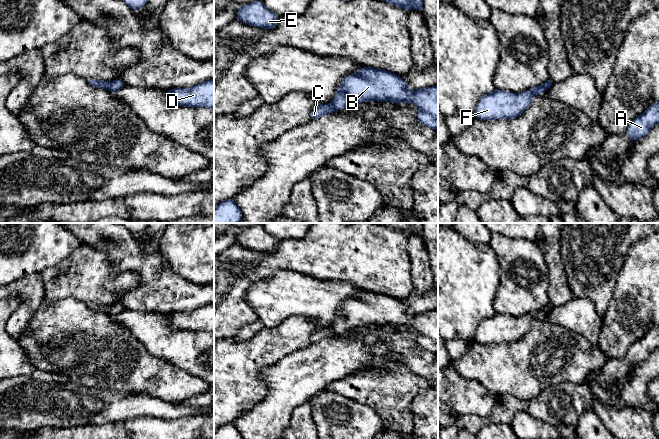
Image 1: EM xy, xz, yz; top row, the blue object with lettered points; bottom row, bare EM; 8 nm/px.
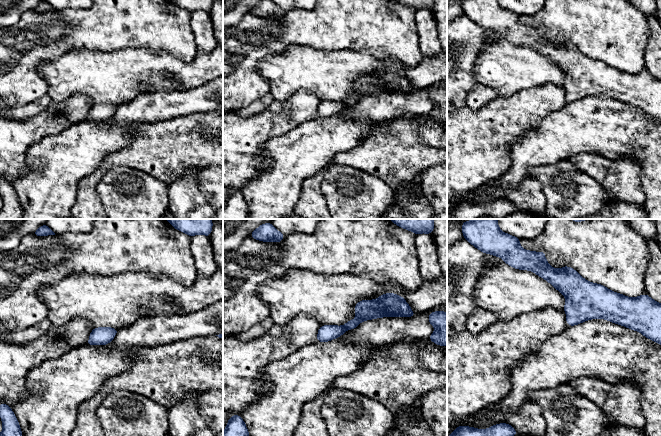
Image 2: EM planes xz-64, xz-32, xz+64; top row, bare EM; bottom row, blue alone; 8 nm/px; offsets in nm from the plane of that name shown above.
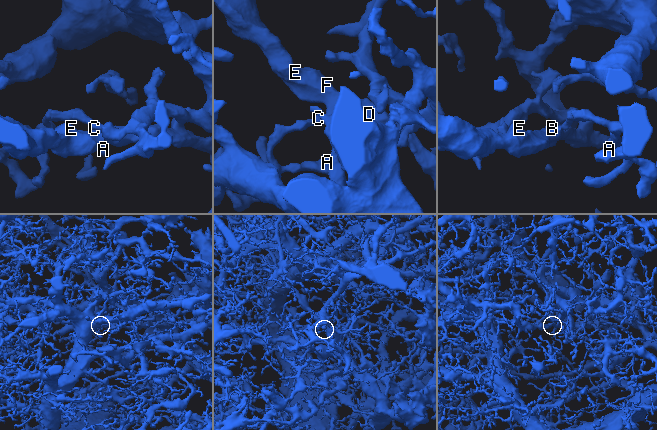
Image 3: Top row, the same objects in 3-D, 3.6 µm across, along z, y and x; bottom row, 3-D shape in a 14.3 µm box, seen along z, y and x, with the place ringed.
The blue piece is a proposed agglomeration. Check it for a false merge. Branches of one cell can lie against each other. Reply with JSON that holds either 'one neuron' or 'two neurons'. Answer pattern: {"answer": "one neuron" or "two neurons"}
{"answer": "two neurons"}

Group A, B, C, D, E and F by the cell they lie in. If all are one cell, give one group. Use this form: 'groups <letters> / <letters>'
groups A C / B D E F

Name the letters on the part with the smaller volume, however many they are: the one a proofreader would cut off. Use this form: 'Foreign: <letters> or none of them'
Foreign: B, D, E, F

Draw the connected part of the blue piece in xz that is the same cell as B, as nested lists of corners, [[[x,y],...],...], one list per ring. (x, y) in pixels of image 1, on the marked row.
[[[365,67],[344,78],[332,101],[336,110],[368,101],[411,102],[419,108],[416,119],[438,130],[438,86],[418,90],[407,88],[406,81],[391,72]]]

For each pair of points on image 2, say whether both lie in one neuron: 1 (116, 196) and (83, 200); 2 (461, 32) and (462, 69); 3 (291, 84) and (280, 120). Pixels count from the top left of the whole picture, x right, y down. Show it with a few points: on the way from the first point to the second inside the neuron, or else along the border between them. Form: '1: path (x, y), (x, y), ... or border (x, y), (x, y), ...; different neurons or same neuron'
1: border (102, 175), (97, 185), (97, 197), (104, 208); different neurons
2: path (461, 41), (461, 60); same neuron
3: border (308, 91), (298, 90), (285, 100), (275, 100); different neurons

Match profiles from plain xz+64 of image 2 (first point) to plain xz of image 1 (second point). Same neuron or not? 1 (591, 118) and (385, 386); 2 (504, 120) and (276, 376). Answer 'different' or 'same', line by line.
1: different
2: different

